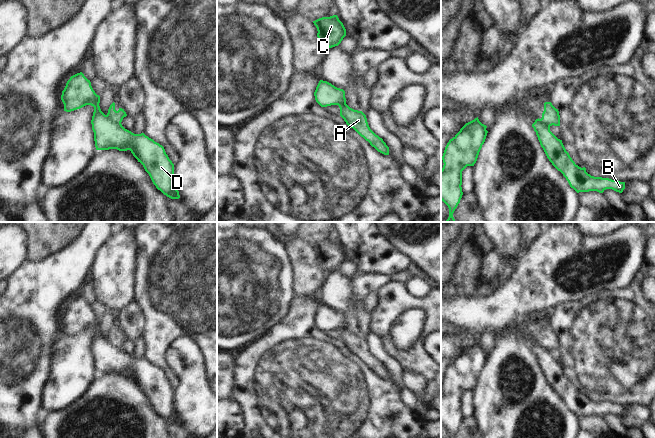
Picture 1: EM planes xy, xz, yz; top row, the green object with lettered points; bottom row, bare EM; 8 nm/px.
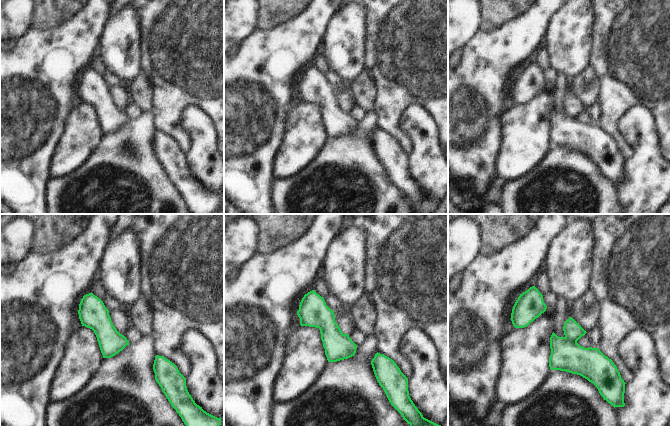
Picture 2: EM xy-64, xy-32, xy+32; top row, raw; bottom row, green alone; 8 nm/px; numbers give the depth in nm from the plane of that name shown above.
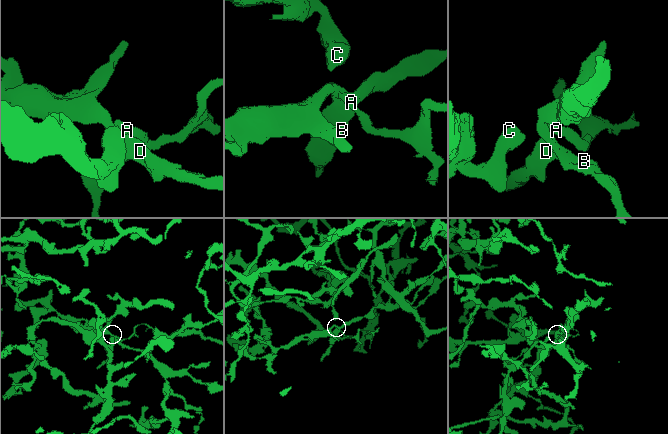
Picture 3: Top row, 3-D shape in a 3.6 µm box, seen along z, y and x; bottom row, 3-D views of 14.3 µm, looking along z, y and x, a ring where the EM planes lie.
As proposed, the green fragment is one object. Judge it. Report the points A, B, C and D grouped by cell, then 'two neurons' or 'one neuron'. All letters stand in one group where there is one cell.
A / B C D; two neurons

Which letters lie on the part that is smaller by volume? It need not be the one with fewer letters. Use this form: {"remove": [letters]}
{"remove": ["A"]}

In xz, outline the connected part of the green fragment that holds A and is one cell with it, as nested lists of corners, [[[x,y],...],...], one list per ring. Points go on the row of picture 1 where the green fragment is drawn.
[[[342,101],[338,106],[340,108],[340,116],[344,119],[348,127],[353,128],[378,152],[384,155],[389,155],[389,147],[382,138],[370,129],[366,115],[362,111],[350,108],[344,101]]]

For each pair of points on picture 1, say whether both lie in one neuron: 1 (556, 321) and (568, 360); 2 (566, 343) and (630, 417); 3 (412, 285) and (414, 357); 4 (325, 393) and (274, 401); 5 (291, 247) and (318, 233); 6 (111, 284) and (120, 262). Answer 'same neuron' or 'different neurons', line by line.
1: same neuron
2: different neurons
3: different neurons
4: same neuron
5: different neurons
6: same neuron

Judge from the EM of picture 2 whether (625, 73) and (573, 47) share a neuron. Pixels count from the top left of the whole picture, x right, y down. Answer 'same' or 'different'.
different

